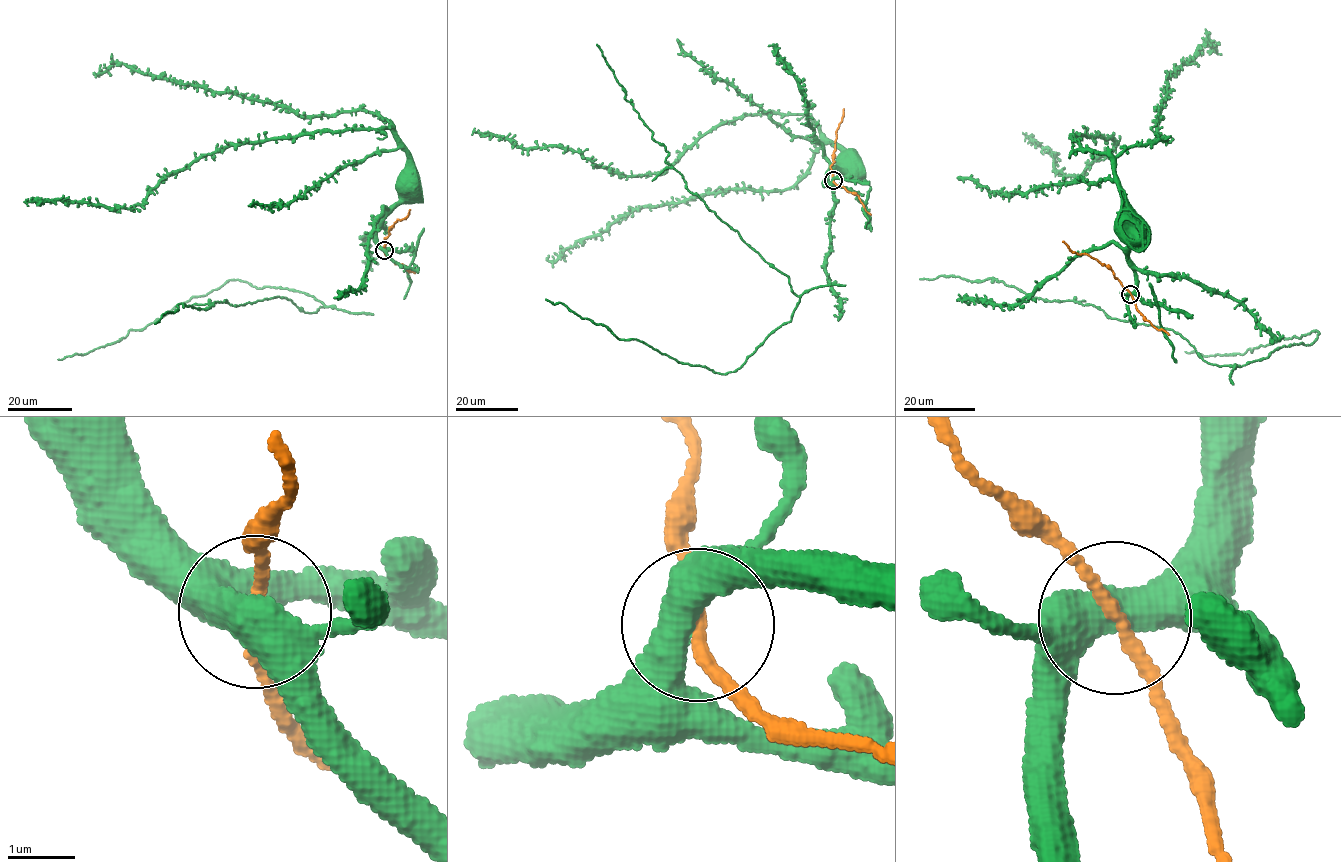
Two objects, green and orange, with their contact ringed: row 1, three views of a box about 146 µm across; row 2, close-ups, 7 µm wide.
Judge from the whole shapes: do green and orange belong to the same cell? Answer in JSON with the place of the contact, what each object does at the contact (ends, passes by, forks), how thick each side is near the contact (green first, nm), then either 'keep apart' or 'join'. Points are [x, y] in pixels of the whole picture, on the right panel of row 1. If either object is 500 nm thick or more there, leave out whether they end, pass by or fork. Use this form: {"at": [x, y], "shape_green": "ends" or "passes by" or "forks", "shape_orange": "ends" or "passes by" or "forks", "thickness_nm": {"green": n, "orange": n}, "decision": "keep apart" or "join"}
{"at": [1130, 294], "thickness_nm": {"green": 550, "orange": 170}, "decision": "join"}

